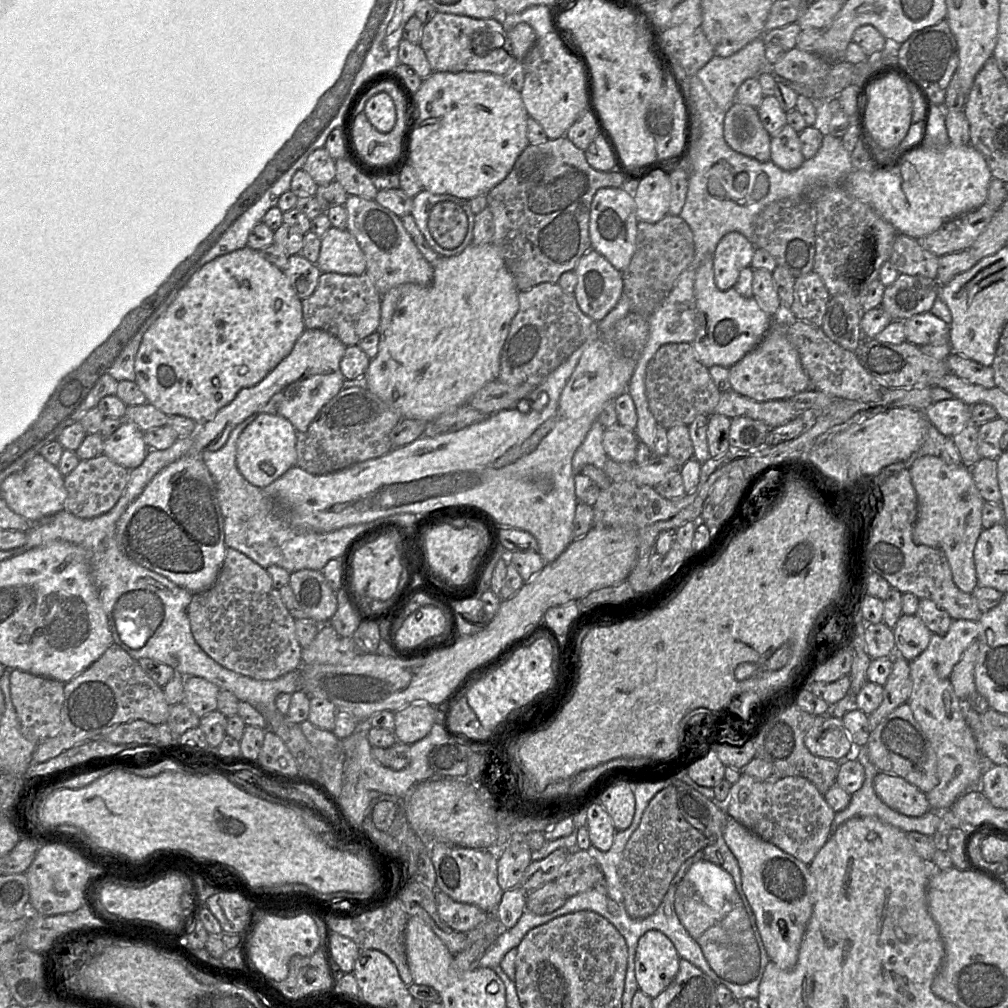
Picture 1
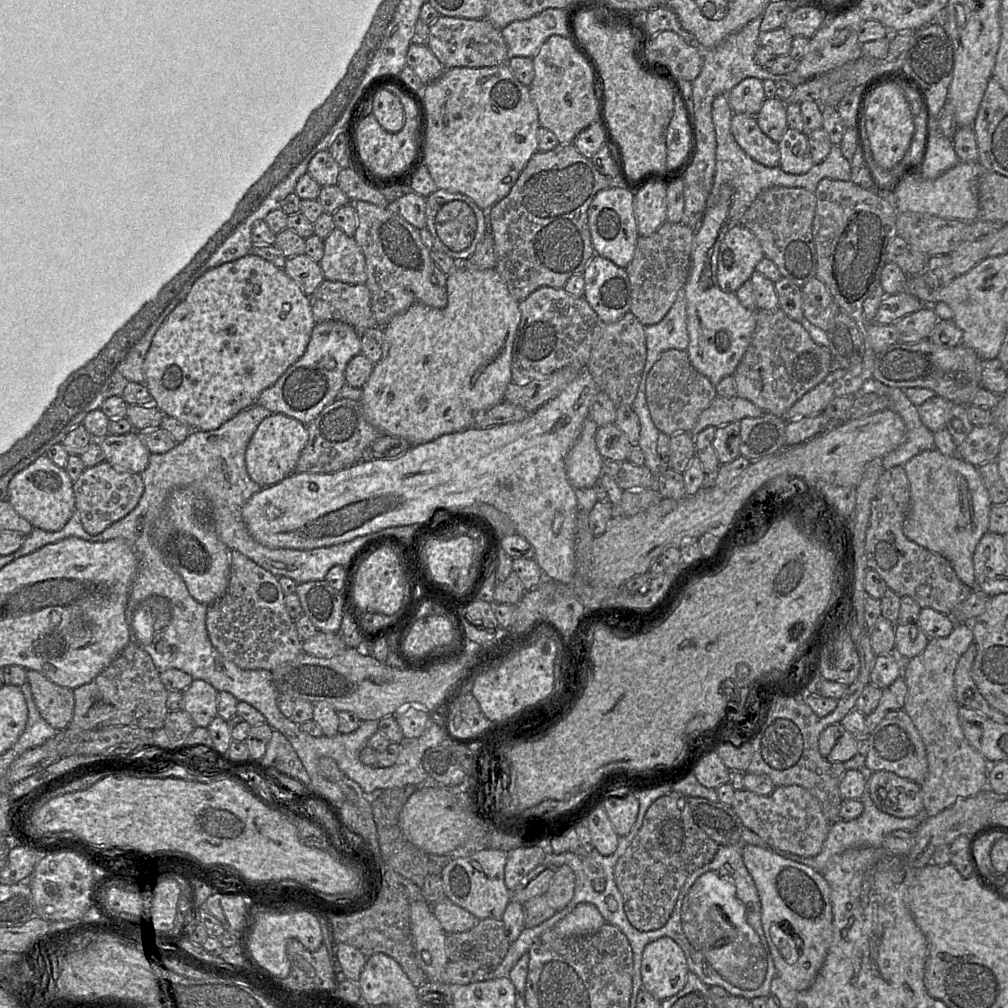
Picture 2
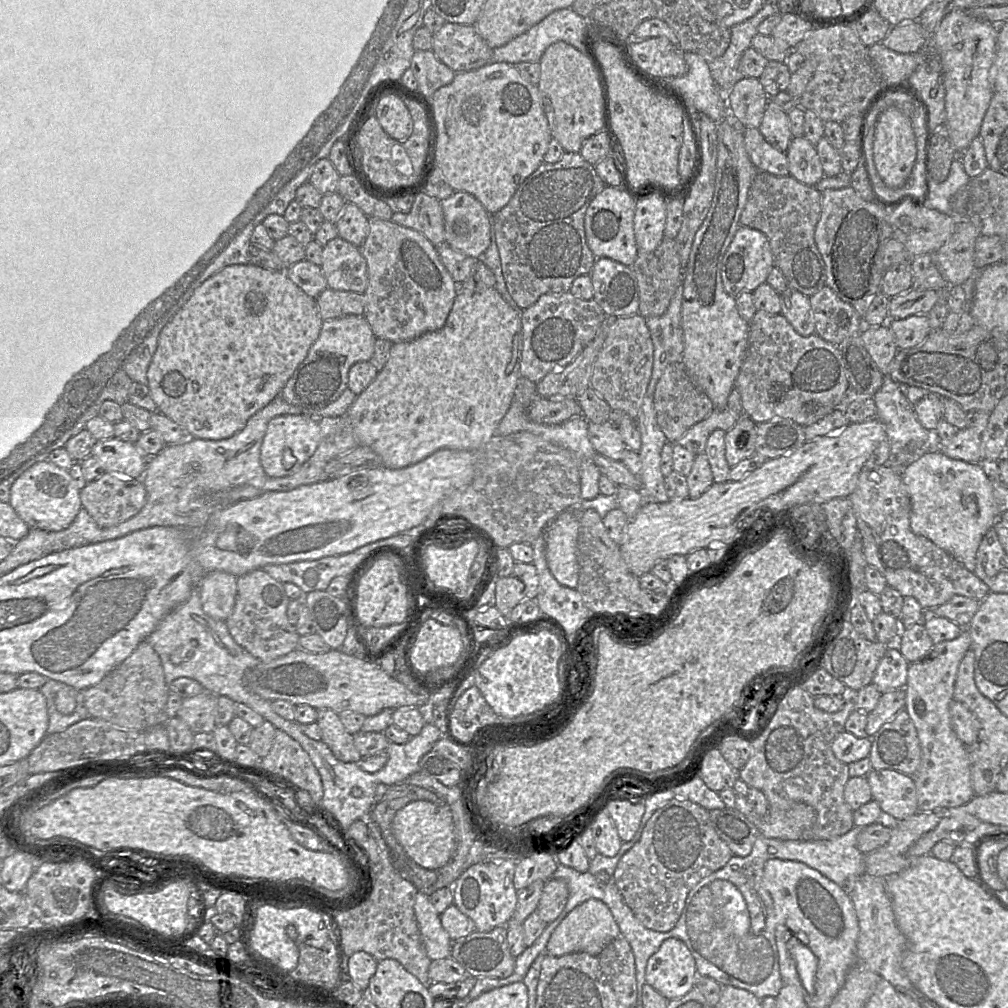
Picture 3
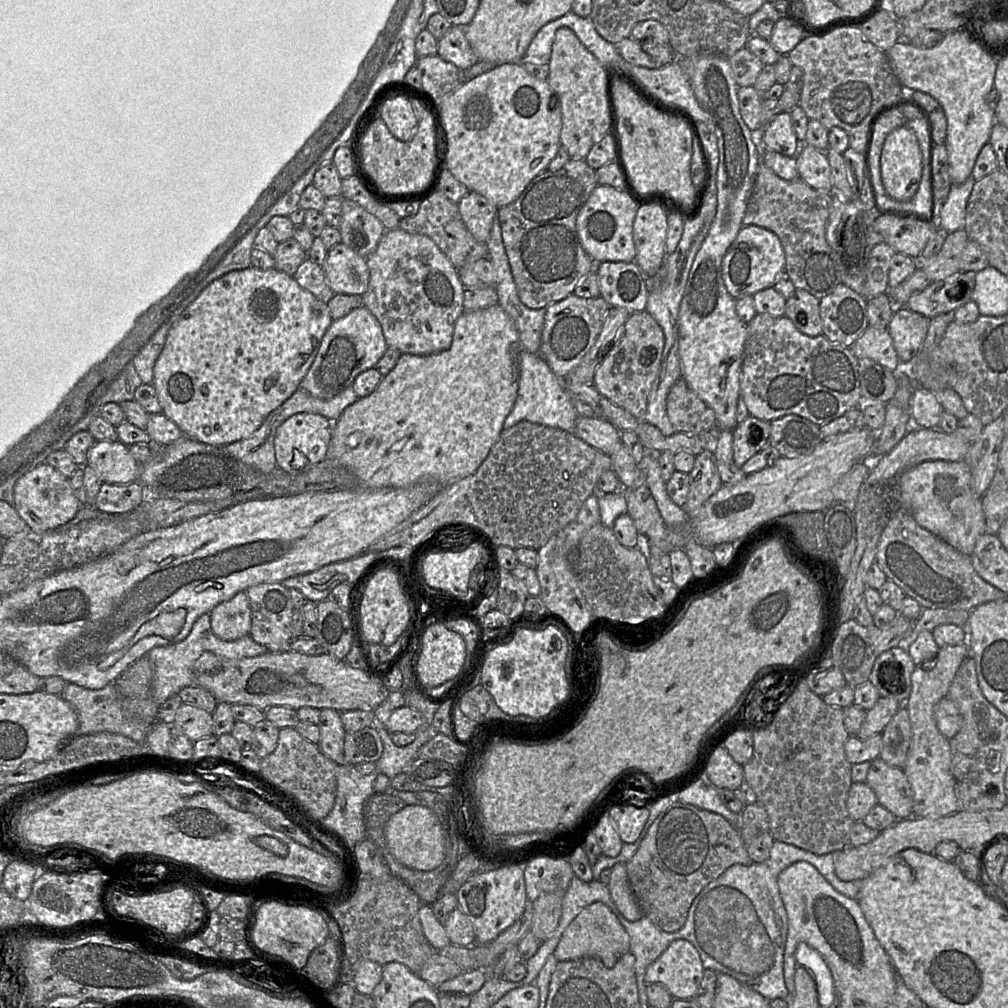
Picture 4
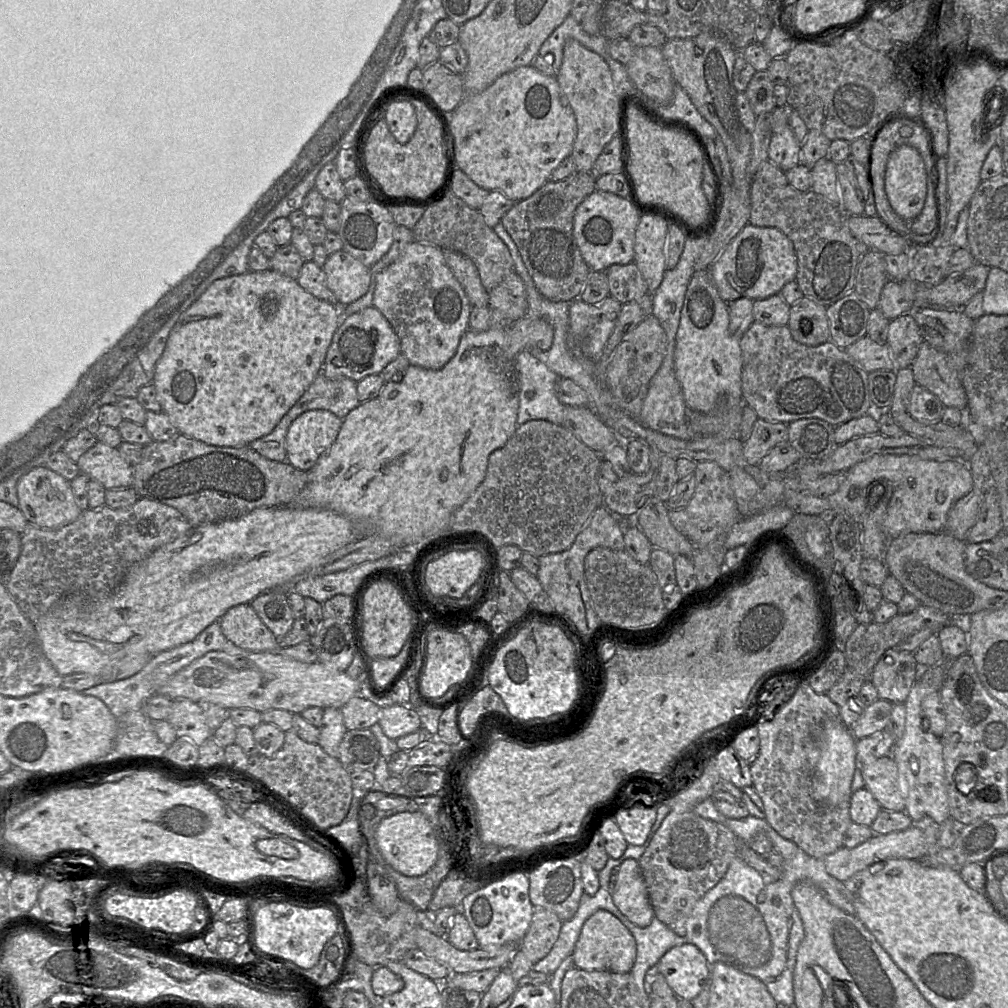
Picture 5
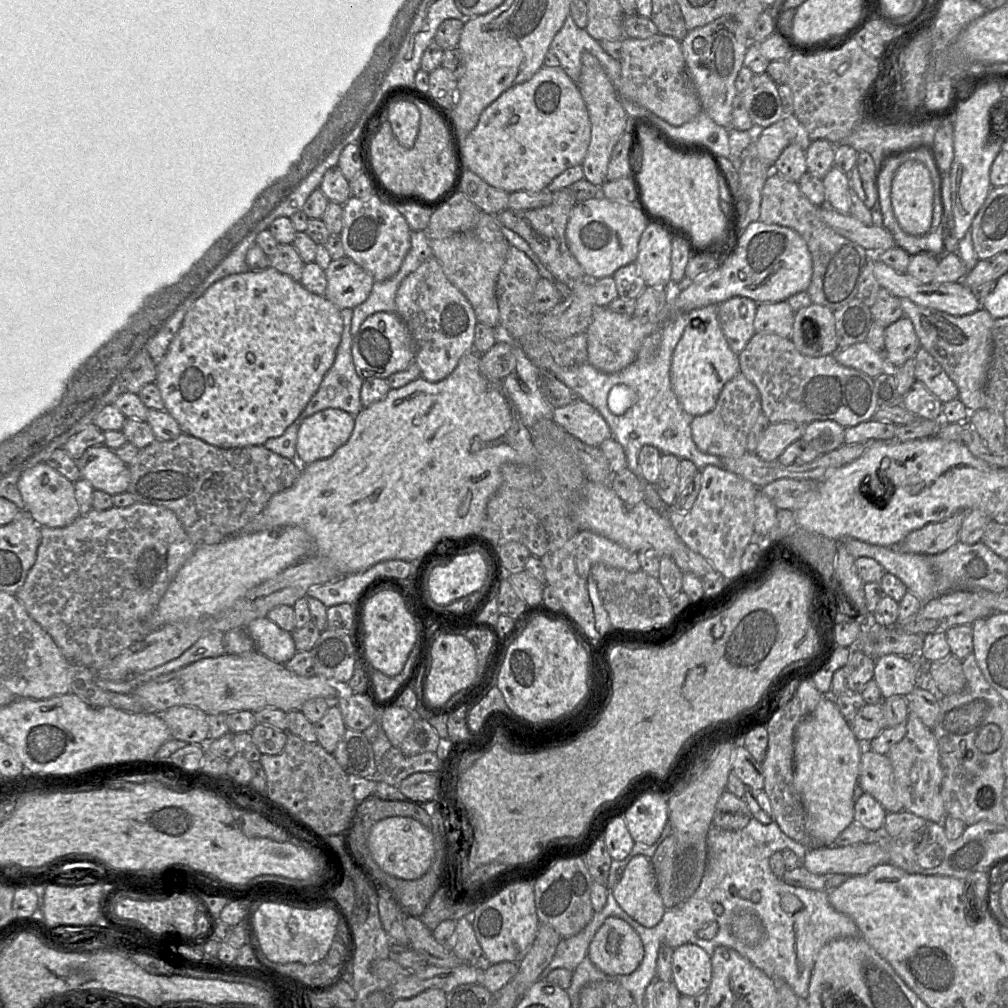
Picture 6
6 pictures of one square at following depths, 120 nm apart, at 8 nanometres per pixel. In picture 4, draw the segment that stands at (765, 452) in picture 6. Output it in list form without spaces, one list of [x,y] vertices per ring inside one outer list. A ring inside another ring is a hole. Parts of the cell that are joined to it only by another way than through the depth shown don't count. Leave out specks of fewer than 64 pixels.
[[[749,415],[732,430],[733,459],[737,467],[769,445],[770,422]]]

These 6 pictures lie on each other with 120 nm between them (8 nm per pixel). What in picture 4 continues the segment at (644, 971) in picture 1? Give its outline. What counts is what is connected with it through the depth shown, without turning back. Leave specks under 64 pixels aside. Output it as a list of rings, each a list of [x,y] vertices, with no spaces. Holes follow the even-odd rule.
[[[676,939],[651,963],[645,983],[663,985],[676,999],[692,999],[701,984],[703,967],[699,952],[685,939]]]

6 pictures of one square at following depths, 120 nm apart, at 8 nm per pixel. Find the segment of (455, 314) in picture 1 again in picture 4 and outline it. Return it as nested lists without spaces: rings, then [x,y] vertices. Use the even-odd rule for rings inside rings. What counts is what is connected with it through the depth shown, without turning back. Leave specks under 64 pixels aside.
[[[499,304],[480,310],[463,312],[455,322],[452,343],[449,349],[425,356],[401,354],[396,366],[386,376],[382,377],[381,382],[370,395],[358,398],[355,403],[345,408],[336,422],[332,422],[333,432],[327,451],[327,459],[337,461],[351,471],[357,477],[358,485],[362,488],[403,488],[420,478],[433,478],[441,486],[445,486],[473,474],[498,440],[504,429],[504,421],[516,401],[520,378],[520,354],[522,351],[524,350],[516,325]]]

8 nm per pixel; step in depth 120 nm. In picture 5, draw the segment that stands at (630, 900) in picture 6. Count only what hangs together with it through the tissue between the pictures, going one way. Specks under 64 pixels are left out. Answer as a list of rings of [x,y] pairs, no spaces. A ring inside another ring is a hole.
[[[626,859],[619,866],[611,896],[619,911],[639,927],[647,927],[655,917],[639,863],[635,859]]]

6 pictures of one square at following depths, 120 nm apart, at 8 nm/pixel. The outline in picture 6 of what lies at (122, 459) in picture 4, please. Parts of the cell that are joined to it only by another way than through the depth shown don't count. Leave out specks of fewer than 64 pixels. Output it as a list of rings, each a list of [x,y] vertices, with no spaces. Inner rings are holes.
[[[103,446],[86,449],[79,460],[75,460],[81,478],[87,480],[94,490],[113,496],[127,491],[130,471],[113,450]]]

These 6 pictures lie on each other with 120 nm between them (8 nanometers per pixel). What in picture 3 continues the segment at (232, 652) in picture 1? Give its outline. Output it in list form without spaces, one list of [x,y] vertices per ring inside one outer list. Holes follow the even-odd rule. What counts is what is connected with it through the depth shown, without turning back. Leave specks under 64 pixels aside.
[[[256,569],[237,578],[235,606],[225,623],[237,644],[261,662],[270,662],[298,648],[300,635],[287,616],[289,602],[283,583]]]

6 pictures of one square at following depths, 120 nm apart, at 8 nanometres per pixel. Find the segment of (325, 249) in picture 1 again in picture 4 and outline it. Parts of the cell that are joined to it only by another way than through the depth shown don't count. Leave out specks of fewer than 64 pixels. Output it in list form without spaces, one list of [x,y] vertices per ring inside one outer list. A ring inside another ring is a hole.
[[[343,242],[328,249],[322,269],[334,294],[362,296],[368,288],[369,268],[366,258]]]

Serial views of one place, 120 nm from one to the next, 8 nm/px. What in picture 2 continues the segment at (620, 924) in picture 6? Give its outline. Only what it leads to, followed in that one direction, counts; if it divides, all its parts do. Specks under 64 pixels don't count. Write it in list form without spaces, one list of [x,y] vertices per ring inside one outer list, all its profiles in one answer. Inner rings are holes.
[[[581,903],[558,922],[553,929],[561,937],[584,936],[596,932],[605,923],[605,919],[595,905]]]

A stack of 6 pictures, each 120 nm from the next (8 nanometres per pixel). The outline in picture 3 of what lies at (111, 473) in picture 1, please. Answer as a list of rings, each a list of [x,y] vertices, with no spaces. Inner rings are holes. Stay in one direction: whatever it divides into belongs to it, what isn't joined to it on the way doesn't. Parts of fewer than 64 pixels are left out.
[[[108,472],[80,490],[82,508],[101,528],[115,526],[135,516],[143,508],[146,498],[147,491],[142,479],[128,479]]]

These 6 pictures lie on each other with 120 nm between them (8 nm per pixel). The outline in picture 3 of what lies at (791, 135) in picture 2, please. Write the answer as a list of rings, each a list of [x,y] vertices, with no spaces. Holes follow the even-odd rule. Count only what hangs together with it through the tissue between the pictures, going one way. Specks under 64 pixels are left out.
[[[793,137],[786,150],[789,175],[807,186],[815,186],[825,175],[815,149],[804,137]]]

